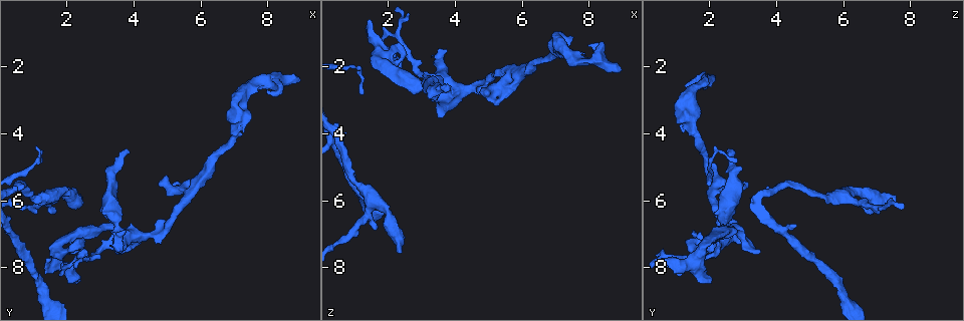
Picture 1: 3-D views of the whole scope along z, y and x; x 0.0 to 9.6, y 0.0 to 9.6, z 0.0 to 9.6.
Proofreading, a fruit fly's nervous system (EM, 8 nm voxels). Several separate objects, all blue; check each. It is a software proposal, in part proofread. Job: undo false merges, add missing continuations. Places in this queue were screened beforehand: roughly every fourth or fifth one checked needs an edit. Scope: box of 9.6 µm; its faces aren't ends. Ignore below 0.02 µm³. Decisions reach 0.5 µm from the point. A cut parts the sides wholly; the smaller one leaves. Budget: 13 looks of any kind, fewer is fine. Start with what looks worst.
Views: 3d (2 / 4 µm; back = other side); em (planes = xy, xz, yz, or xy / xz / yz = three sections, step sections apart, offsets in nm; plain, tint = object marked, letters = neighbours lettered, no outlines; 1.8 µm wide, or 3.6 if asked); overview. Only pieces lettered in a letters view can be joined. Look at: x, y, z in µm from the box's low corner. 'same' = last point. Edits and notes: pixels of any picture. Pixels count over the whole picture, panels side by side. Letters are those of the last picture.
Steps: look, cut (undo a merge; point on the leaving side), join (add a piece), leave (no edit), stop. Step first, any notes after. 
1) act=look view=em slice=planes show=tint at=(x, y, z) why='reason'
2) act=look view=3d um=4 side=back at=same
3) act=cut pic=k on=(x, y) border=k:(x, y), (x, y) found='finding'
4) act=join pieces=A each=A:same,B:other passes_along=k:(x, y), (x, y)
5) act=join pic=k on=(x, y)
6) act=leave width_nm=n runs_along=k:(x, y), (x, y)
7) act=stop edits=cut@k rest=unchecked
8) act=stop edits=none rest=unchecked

act=look view=em slice=planes show=letters at=(2.45, 5.95, 7.60) why='an open end'

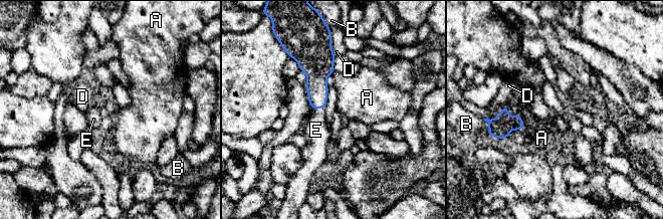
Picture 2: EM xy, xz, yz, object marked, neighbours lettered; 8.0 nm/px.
act=join pic=2 on=(315, 130) each=A:other,B:other,D:other,E:same found='it goes on there'

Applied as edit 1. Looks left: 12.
act=look view=3d um=2 side=back at=(0.90, 5.90, 5.40) why='sudden change in width'

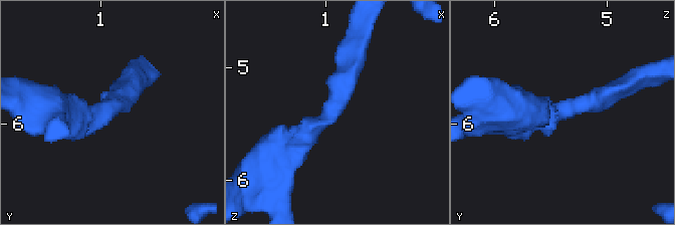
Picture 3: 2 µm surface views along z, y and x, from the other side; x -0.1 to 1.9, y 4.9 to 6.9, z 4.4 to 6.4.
act=look view=em slice=planes show=letters at=(0.94, 5.86, 5.34) arm_widths_nm=180,380

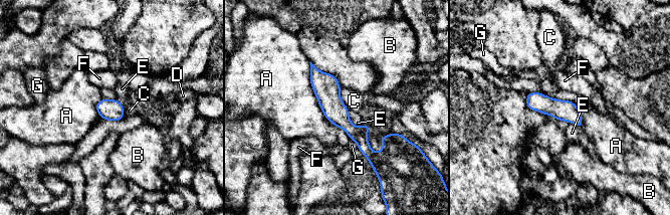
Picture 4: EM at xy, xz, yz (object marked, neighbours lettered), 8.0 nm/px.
act=leave each=A:other,B:other,C:other,D:other,E:other,F:other,G:other border=4:(341, 88), (341, 99), (349, 110) found='continuous, no second cell'

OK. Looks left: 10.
act=look view=3d um=2 at=(5.60, 5.65, 2.15) why='two arms in line, one across'

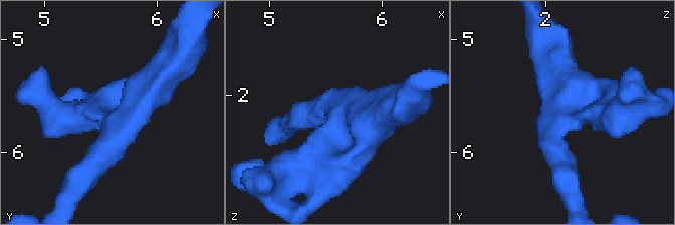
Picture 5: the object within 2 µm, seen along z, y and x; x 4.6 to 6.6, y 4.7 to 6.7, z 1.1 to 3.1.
act=look view=em slice=planes show=letters at=(5.64, 5.70, 2.18) why='shape alone is not enough'

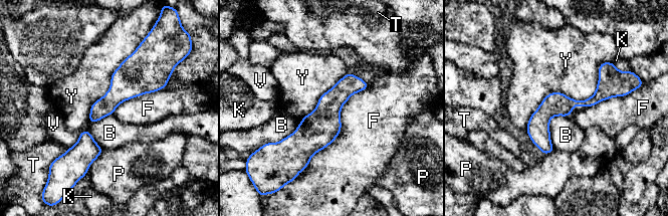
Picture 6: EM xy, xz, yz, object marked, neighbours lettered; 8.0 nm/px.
act=leave longest_contact=Y:850nm each=B:other,F:other,K:other,P:other,T:other,V:other,Y:other found='one cell here'

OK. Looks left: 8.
act=look view=em um=3.6 slice=planes show=tint at=(8.00, 2.75, 1.45) why='an open end'

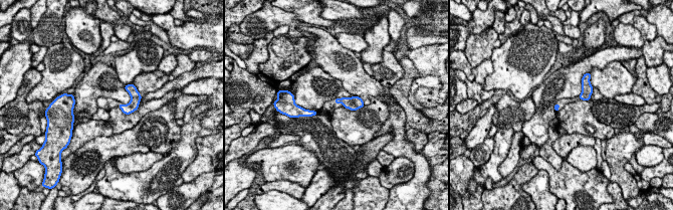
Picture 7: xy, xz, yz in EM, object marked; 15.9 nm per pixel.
act=look view=em um=3.6 slice=planes show=letters at=same

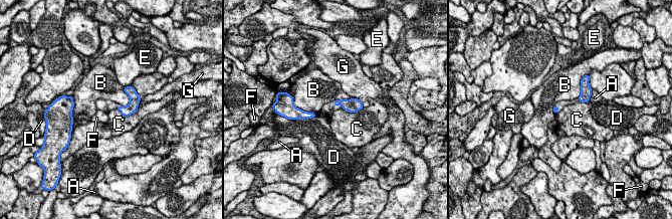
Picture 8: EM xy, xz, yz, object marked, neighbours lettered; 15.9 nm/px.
act=leave each=A:other,B:other,C:other,D:other,E:other,F:other,G:other border=8:(139, 102), (128, 116), (117, 108) found='no lettered piece goes on from it'

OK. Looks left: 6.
act=look view=3d um=2 at=(2.25, 8.50, 2.00) why='an open end'

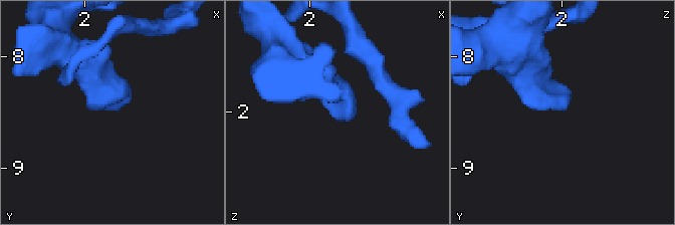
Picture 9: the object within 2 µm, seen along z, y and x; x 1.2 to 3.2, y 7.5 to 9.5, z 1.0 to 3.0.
act=look view=em slice=yz step=16 show=letters at=(2.28, 8.46, 2.06)

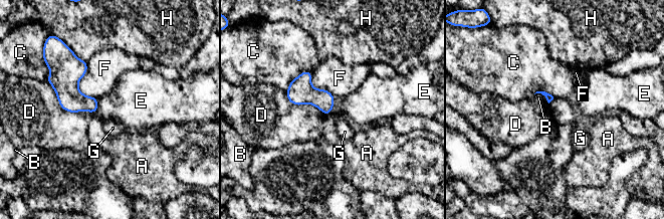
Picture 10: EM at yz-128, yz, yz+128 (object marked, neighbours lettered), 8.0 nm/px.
act=leave longest_contact=D:460nm each=A:other,B:other,C:other,D:other,E:other,F:other,G:other,H:other found='no lettered piece goes on from it'

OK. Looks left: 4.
act=stop edits=join@2 rest=unchecked

